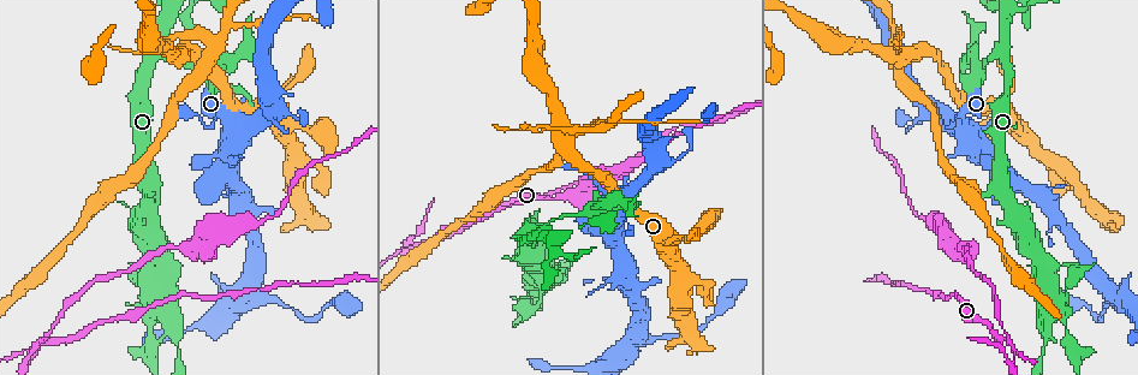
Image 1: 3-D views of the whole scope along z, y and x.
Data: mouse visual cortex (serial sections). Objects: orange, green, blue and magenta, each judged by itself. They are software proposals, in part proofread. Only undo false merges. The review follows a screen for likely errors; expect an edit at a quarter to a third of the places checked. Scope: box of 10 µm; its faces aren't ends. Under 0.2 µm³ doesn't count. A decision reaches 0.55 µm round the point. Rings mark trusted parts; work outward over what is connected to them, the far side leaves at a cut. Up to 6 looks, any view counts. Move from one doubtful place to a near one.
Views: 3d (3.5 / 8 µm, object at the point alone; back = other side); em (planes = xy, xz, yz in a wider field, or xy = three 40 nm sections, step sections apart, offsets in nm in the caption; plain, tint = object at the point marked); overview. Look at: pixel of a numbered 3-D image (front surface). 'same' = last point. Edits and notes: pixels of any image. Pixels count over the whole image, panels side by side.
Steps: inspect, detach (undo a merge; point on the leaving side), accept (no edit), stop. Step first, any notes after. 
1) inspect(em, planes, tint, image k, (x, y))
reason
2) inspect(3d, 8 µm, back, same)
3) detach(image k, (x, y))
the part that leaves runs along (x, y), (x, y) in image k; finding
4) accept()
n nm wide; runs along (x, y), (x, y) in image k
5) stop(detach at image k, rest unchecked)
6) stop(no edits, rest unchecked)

inspect(3d, 3.5 µm, image 1, (534, 293))
branch point

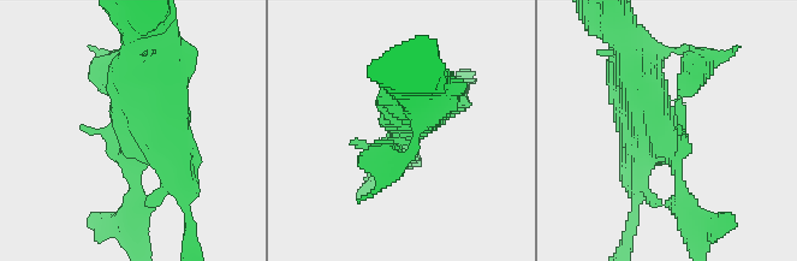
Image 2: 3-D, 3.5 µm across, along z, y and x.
inspect(em, planes, tint, image 2, (668, 148))

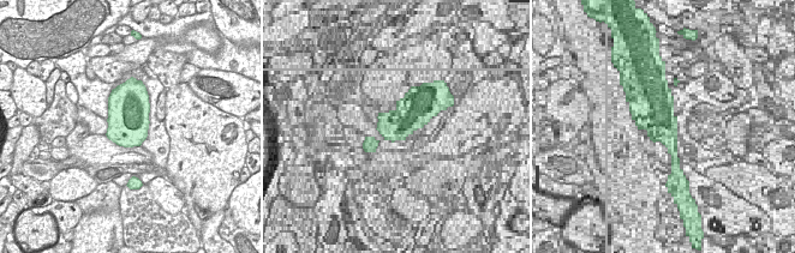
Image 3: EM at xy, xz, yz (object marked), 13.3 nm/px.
accept()
continuous, no second cell

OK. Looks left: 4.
inspect(3d, 3.5 µm, image 1, (52, 339))
four arms meet

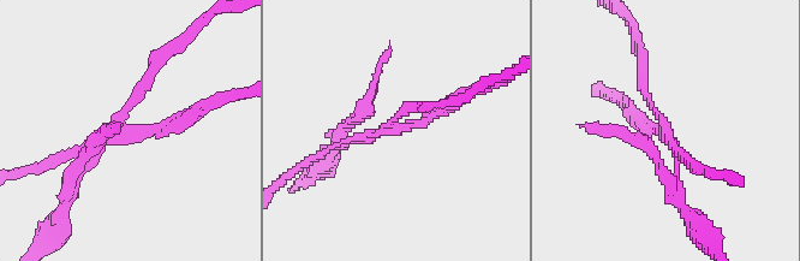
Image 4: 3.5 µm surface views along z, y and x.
inspect(em, xy, step 3, tint, image 4, (664, 131))
4 arms; arms of 100, 100, 150, 200 nm

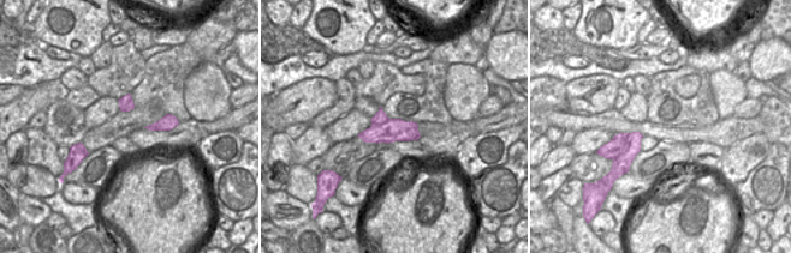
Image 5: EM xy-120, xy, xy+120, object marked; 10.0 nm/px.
accept()
runs along (193, 112), (137, 135), (115, 123), (153, 67) in image 4; all the same cell

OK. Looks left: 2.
inspect(3d, 8 µm, back, image 1, (299, 125))
a narrow waist

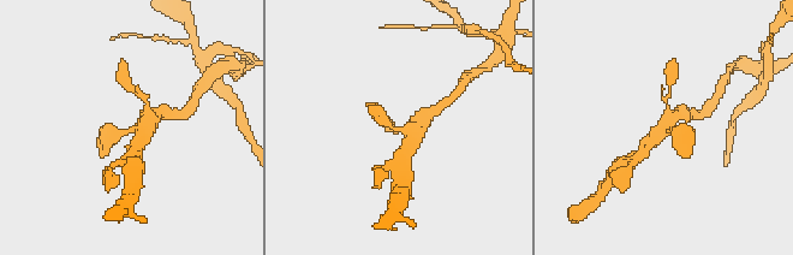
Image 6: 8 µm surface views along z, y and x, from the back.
inspect(em, xy, step 1, tint, same)
shape alone is not enough

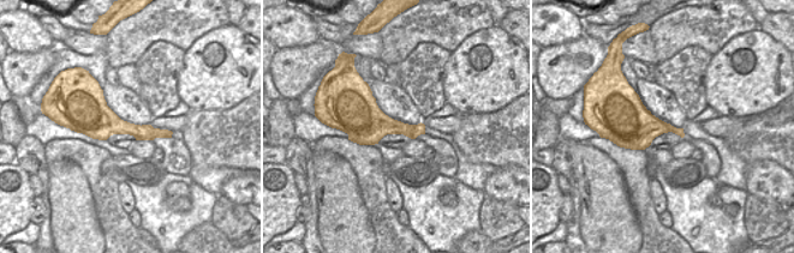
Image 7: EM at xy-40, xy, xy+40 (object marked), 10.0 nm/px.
accept()
320 nm wide; runs along (150, 116), (103, 148) in image 6; all the same cell

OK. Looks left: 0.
stop(no edits, rest unchecked)

